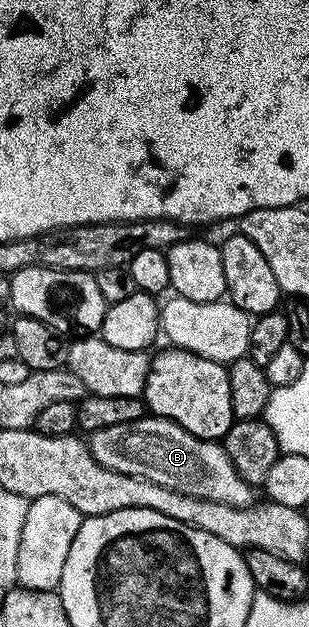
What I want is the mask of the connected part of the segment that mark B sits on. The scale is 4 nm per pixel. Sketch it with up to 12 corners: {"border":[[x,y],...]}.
{"border":[[150,414],[91,432],[108,470],[255,503],[221,443]]}

